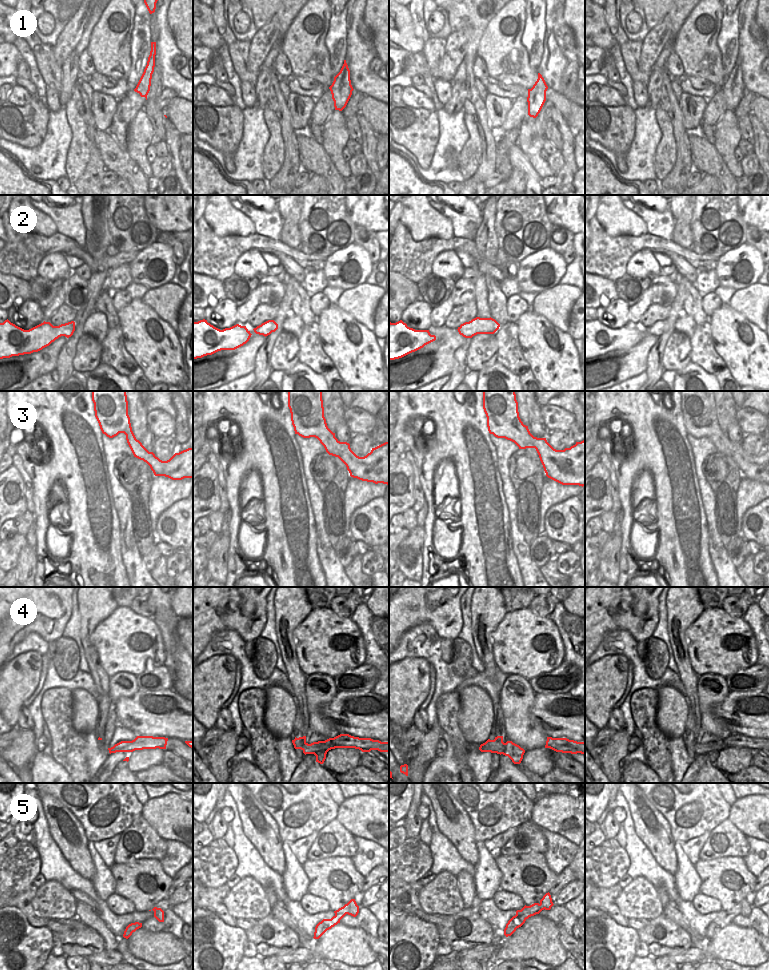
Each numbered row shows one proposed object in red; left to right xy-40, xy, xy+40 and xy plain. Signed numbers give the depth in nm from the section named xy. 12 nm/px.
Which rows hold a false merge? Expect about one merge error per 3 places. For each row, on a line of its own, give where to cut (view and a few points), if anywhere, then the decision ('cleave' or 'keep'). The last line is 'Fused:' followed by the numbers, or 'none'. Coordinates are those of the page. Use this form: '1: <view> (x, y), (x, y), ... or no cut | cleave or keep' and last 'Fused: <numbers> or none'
1: no cut | keep
2: no cut | keep
3: no cut | keep
4: no cut | keep
5: xy (347, 903), (348, 914) | cleave
Fused: 5

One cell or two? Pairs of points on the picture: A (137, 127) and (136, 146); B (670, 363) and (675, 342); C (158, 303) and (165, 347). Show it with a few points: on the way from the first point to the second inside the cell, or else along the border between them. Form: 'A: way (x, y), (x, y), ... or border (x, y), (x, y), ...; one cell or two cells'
A: way (137, 132), (137, 141); one cell
B: way (674, 358), (675, 347); one cell
C: border (143, 301), (176, 332); two cells

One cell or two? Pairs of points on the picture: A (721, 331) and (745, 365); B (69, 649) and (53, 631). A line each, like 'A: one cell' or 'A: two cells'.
A: one cell
B: two cells

